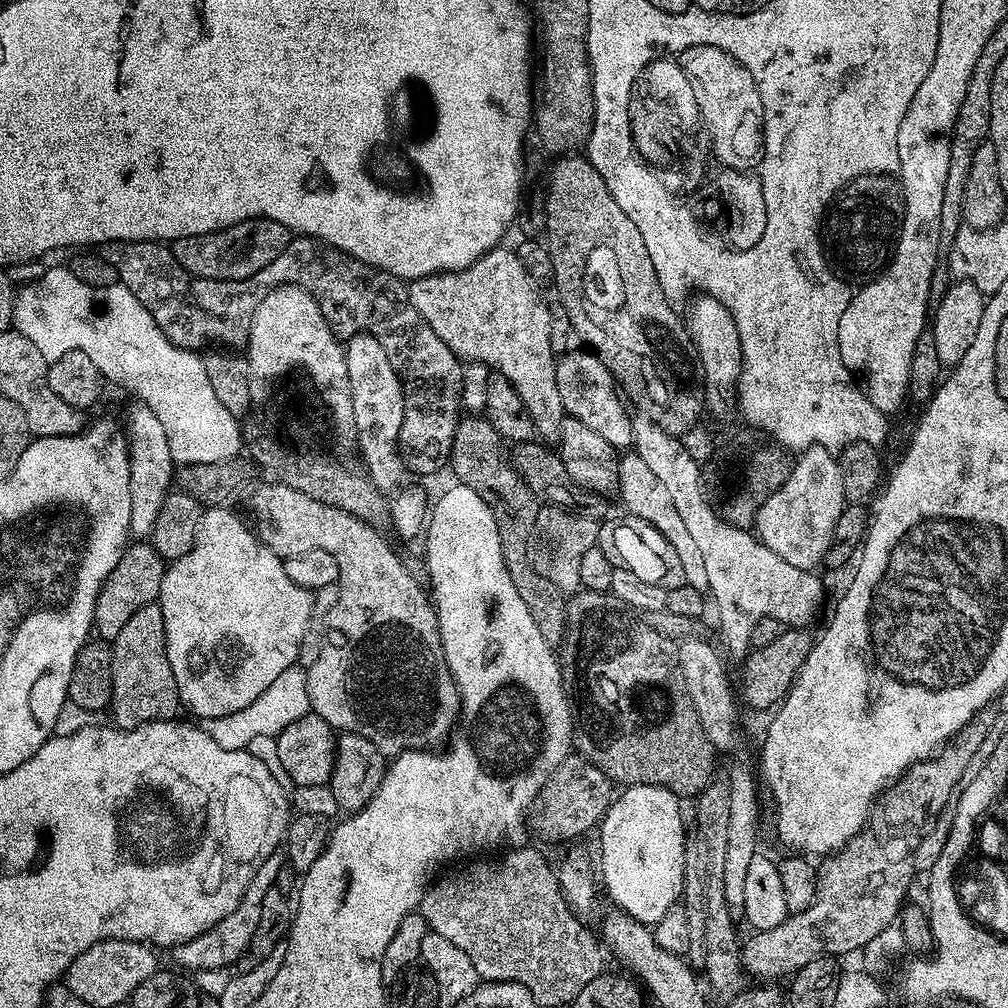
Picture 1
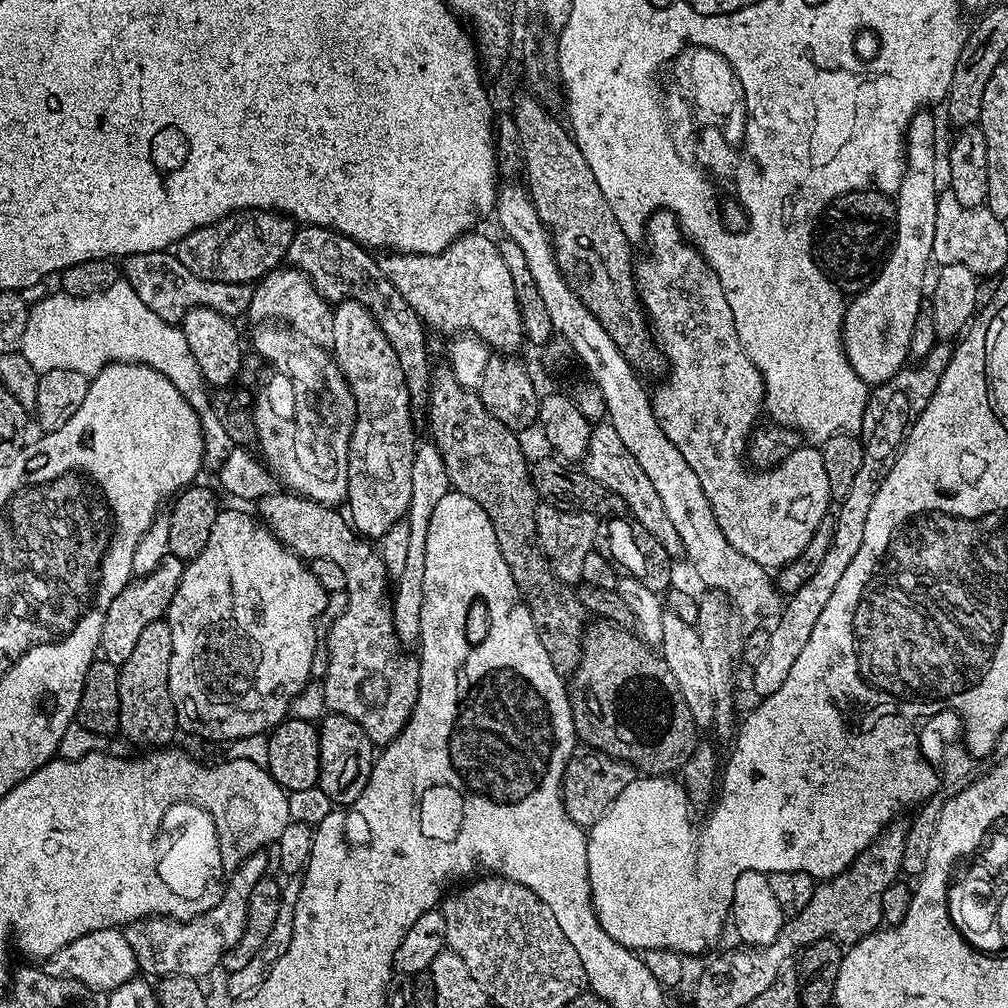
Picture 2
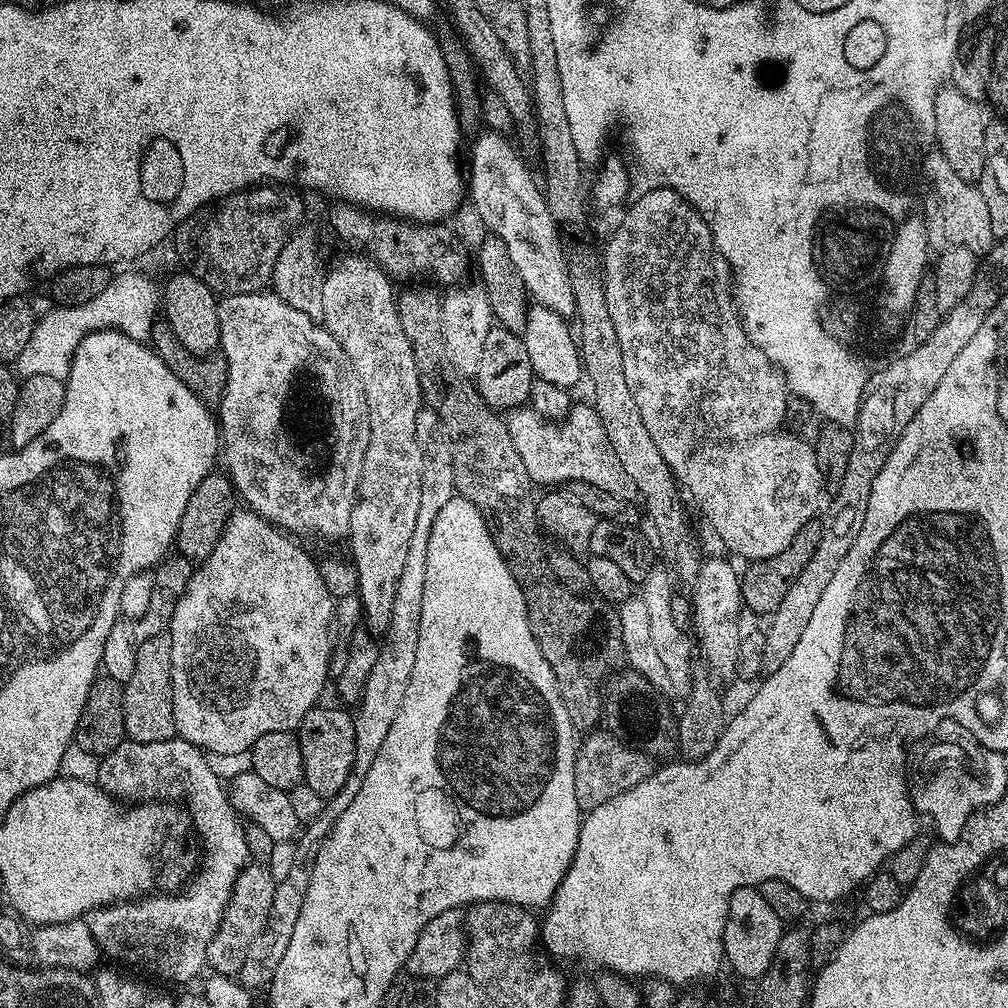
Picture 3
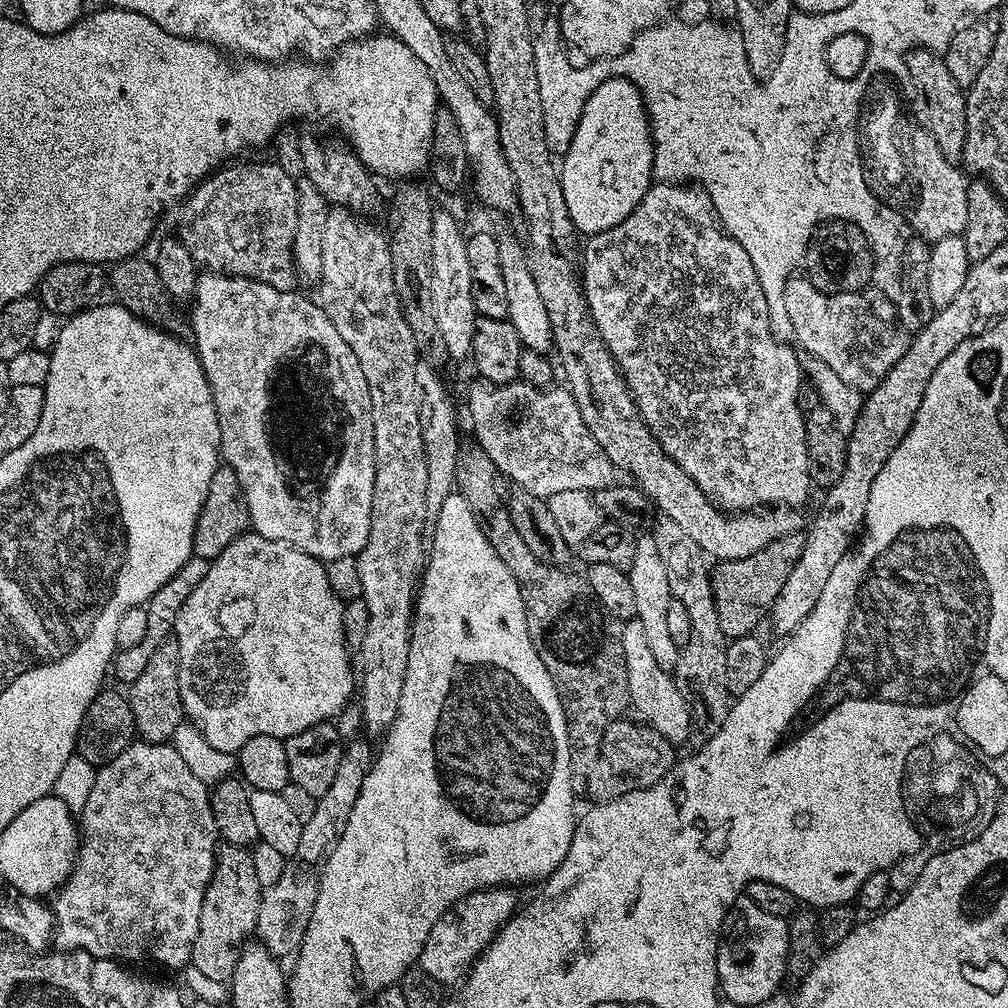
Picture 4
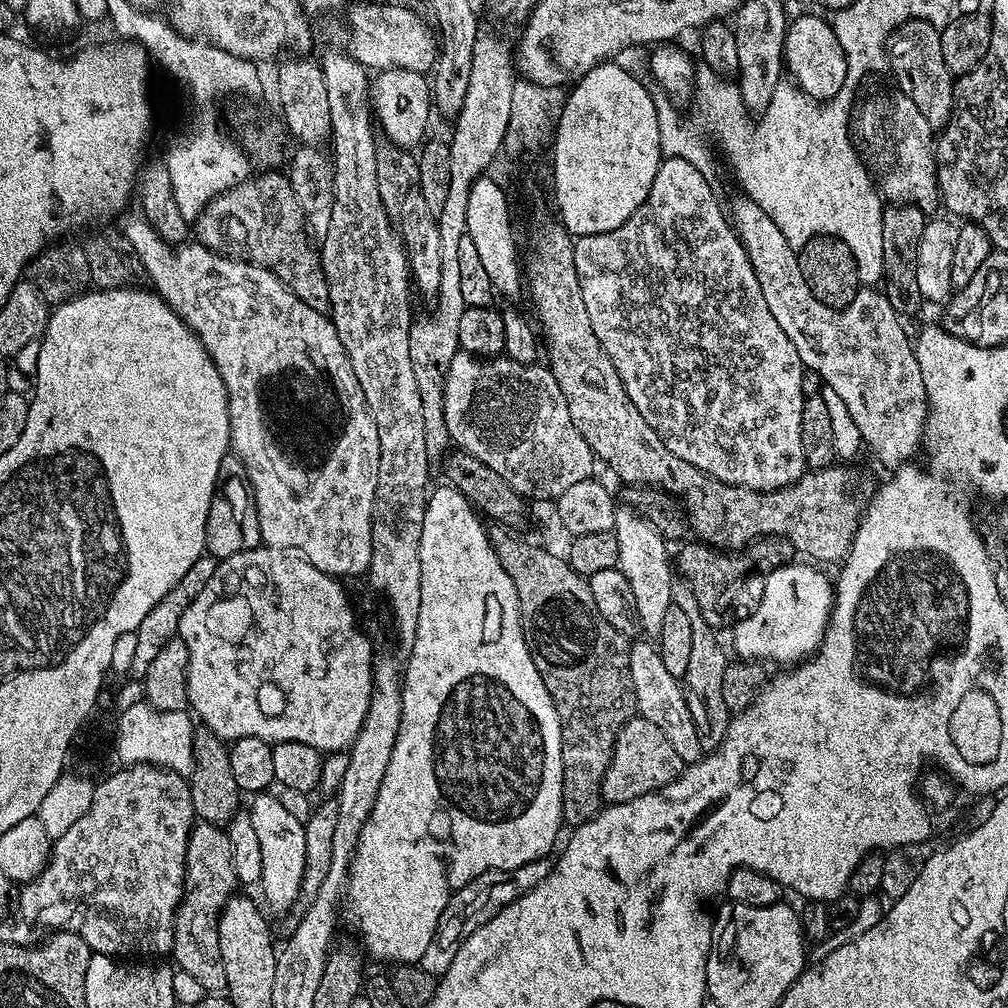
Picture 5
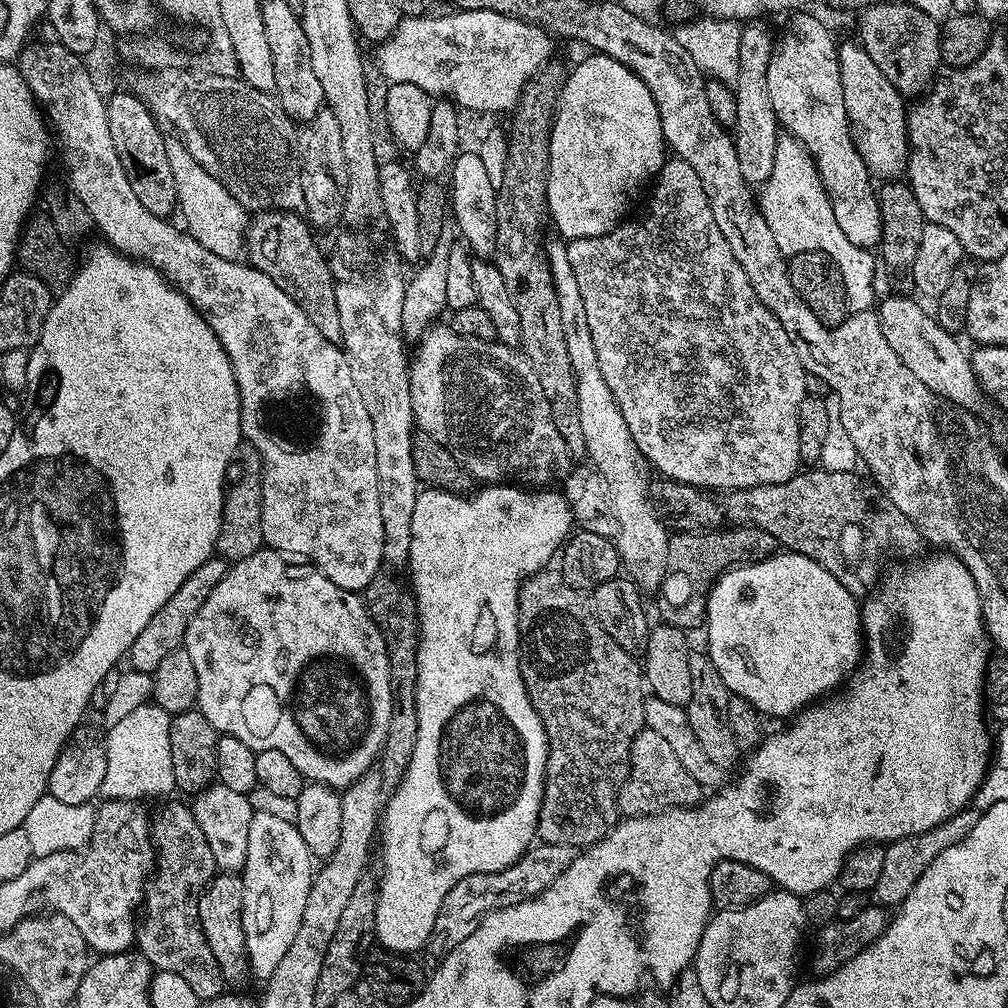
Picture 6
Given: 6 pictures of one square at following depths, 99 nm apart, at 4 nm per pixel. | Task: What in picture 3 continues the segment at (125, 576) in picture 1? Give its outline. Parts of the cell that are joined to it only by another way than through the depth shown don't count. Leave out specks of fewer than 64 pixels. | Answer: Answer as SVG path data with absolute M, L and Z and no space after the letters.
M179 554L169 555L160 561L155 569L156 585L150 599L149 609L136 619L117 619L110 630L110 638L106 638L106 646L102 654L103 675L114 678L120 684L127 684L130 674L134 674L134 664L138 658L138 648L149 638L161 635L171 625L174 606L178 606L178 598L186 590L194 571L193 561Z

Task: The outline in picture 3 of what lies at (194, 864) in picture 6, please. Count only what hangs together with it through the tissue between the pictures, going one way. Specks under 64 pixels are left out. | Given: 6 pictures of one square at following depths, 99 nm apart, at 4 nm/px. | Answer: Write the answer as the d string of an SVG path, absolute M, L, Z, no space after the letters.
M250 862L240 871L222 922L214 938L210 940L210 946L206 948L207 967L215 975L239 977L242 966L246 963L246 954L250 954L250 946L254 946L254 942L258 942L258 938L266 930L270 906L274 906L275 889L276 880L267 863Z

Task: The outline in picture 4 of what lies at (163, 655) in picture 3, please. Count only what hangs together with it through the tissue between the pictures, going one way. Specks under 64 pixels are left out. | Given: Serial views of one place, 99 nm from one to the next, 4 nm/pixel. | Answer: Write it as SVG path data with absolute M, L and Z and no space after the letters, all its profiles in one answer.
M169 638L150 654L150 662L142 674L130 685L127 693L130 710L134 714L137 737L146 744L167 744L173 739L180 724L185 723L184 707L178 690L178 646Z

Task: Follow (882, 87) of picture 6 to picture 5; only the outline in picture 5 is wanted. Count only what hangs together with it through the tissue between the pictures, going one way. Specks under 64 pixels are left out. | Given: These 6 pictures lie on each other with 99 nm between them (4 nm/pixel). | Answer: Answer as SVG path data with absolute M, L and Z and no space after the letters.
M908 96L896 104L896 156L900 156L900 164L896 164L896 172L888 176L888 192L883 199L888 204L914 204L926 214L935 213L932 211L939 209L942 201L936 177L934 129Z

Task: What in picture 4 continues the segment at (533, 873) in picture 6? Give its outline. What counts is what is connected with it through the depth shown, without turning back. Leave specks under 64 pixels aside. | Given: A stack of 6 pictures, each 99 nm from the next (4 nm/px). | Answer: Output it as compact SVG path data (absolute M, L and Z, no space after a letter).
M512 886L483 888L480 892L472 892L466 898L454 902L454 906L450 906L446 914L442 914L438 922L434 922L434 930L430 930L422 946L418 961L419 971L430 974L430 978L434 978L434 982L441 986L456 983L459 985L475 964L477 956L488 947L496 933L516 915L516 892L517 889Z

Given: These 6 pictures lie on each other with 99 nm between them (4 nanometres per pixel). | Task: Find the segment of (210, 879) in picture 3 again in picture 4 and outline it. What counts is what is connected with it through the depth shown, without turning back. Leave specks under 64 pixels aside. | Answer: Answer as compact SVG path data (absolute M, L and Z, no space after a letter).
M133 742L126 750L122 750L122 754L115 756L110 763L97 767L94 787L90 790L90 798L86 798L86 806L78 816L78 832L80 837L76 865L72 867L68 881L54 896L54 901L56 900L56 904L54 903L56 914L55 943L64 950L89 952L93 958L98 960L127 962L132 966L140 966L136 964L161 964L164 968L177 968L177 970L187 968L192 959L194 938L198 934L204 891L208 889L208 883L216 869L218 833L209 785L202 778L198 778L190 770L190 767L186 766L185 759L178 754L178 750L171 743Z

